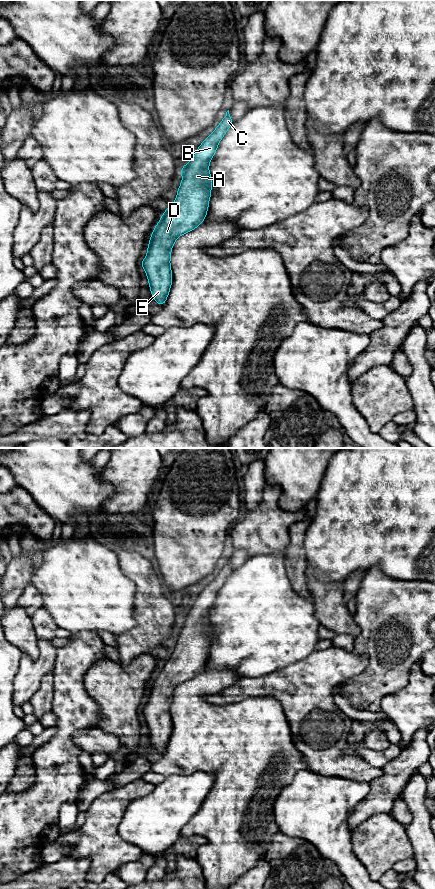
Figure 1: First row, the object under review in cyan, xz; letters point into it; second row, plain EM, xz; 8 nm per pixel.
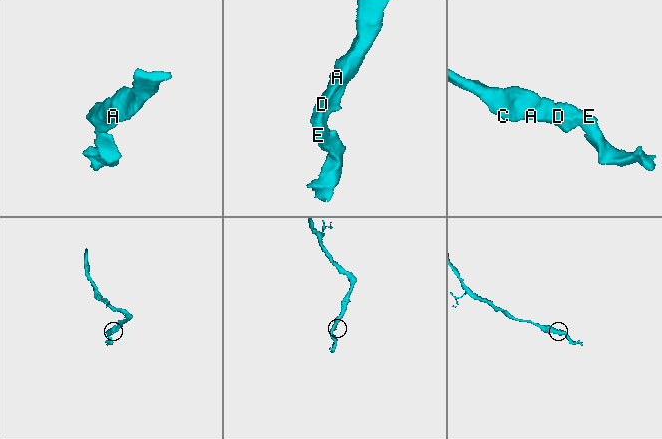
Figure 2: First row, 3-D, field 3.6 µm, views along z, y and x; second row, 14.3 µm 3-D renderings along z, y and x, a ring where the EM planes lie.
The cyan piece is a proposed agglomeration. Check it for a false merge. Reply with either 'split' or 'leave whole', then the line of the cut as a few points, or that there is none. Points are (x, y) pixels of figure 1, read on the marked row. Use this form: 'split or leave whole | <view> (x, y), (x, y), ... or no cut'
leave whole | no cut

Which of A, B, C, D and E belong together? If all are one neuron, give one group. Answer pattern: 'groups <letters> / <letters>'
groups A B C D E

